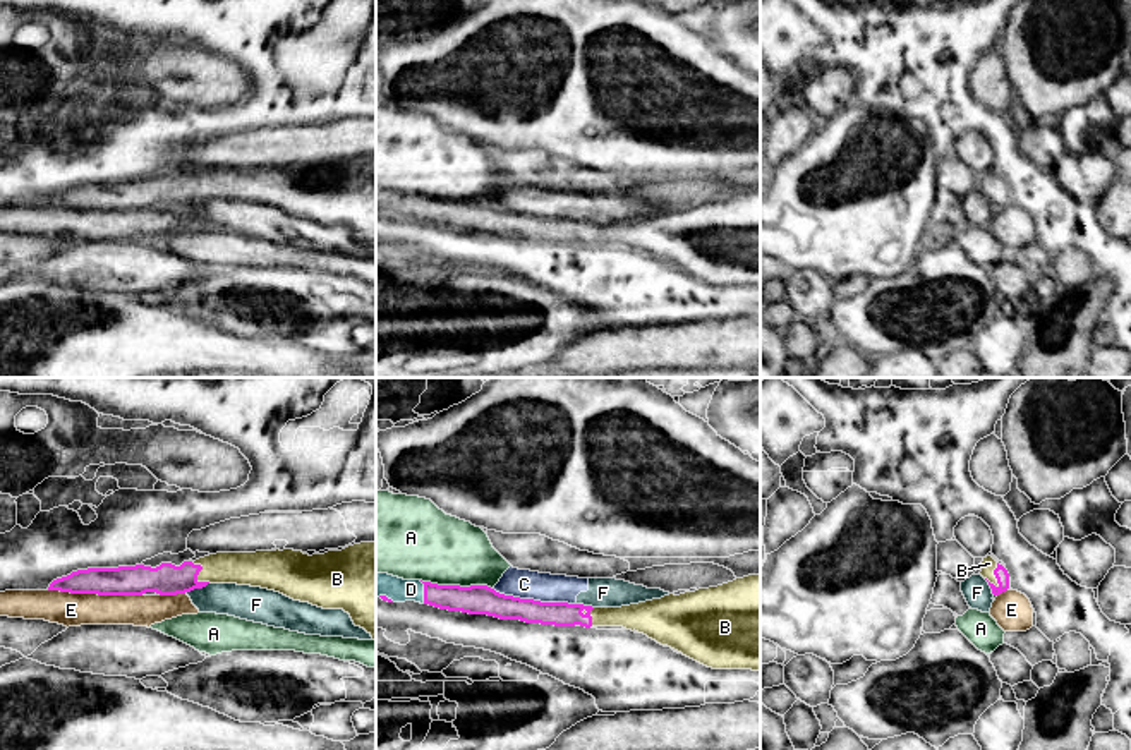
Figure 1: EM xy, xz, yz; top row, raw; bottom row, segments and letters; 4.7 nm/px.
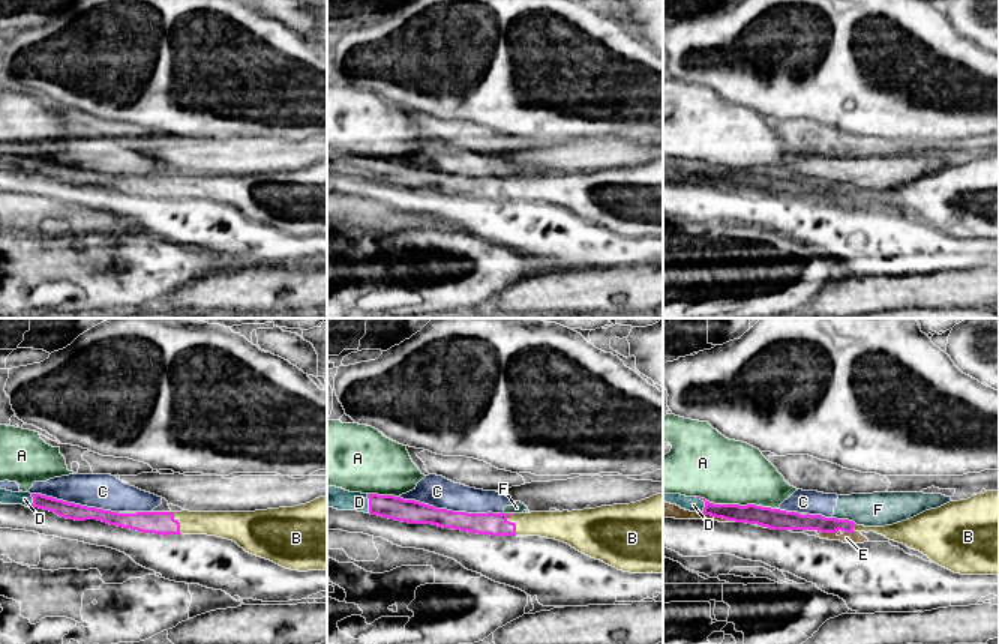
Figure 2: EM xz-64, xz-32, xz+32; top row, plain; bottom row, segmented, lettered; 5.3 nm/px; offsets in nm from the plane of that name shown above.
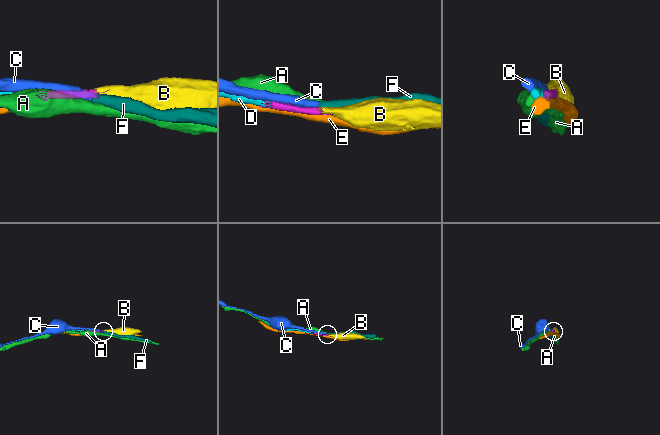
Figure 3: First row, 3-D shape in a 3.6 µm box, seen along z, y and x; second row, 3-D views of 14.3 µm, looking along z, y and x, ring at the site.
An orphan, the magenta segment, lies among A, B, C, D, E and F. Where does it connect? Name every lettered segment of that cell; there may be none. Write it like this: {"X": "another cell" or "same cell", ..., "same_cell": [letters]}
{"A": "another cell", "B": "same cell", "C": "another cell", "D": "same cell", "E": "another cell", "F": "another cell", "same_cell": ["B", "D"]}

